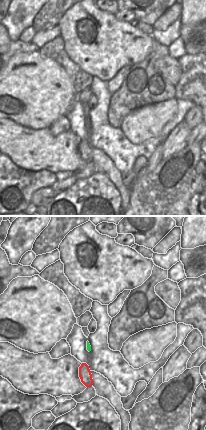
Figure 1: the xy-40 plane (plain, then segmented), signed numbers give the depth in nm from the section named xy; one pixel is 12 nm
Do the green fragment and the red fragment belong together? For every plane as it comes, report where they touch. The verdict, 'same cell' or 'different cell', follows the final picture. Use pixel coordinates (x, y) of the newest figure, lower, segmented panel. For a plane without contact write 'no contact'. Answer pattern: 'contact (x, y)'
no contact

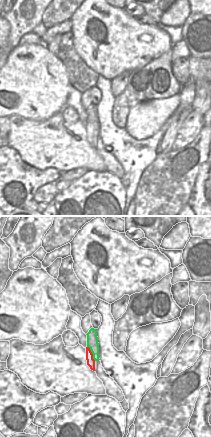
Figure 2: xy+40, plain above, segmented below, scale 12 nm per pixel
contact (92, 353)

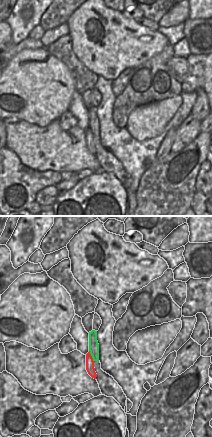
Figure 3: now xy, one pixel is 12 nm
contact (92, 356)

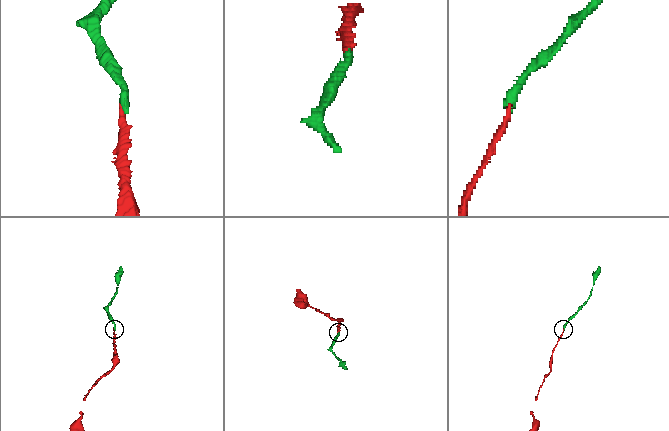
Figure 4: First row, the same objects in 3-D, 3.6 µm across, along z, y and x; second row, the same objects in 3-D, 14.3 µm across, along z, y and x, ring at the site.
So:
same cell

